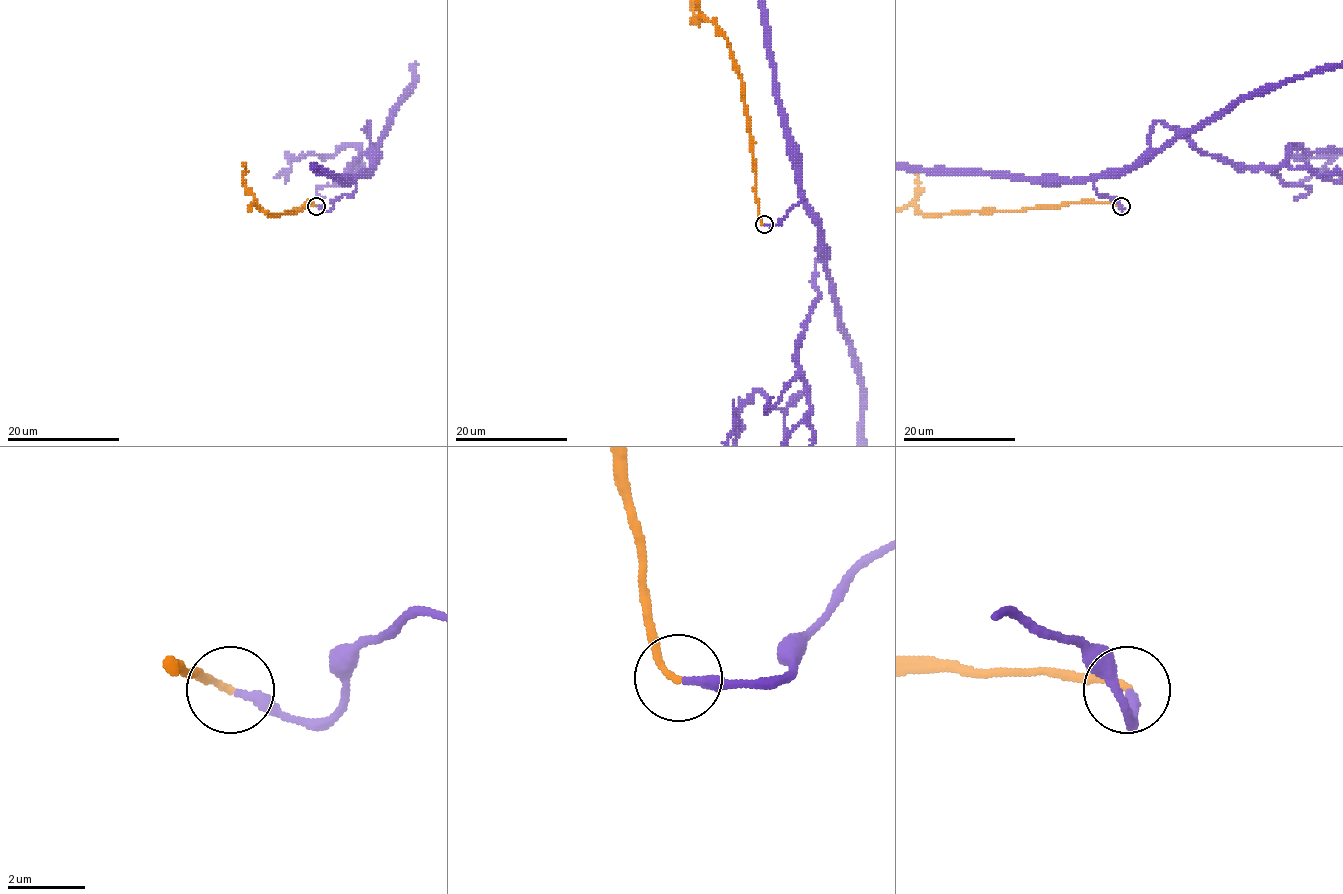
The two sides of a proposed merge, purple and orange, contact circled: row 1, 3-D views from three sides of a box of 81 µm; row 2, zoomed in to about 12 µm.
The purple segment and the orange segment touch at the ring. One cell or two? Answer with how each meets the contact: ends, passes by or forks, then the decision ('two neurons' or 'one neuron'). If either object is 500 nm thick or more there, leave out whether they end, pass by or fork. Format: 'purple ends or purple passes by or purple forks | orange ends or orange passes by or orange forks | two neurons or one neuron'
purple ends | orange ends | one neuron

